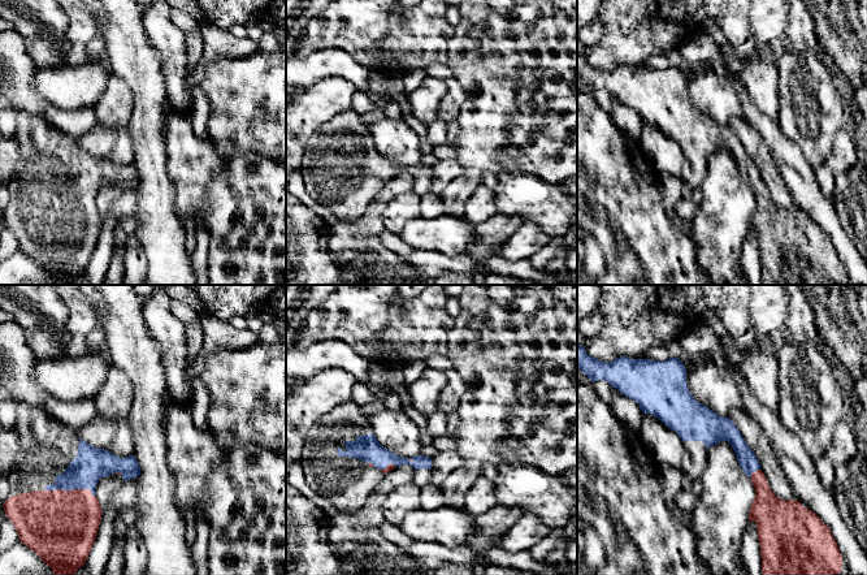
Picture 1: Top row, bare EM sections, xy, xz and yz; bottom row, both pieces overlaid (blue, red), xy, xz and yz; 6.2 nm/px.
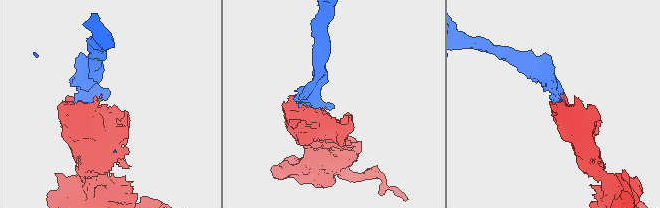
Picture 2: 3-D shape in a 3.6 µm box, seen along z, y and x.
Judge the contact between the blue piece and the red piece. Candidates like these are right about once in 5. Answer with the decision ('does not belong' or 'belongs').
belongs

